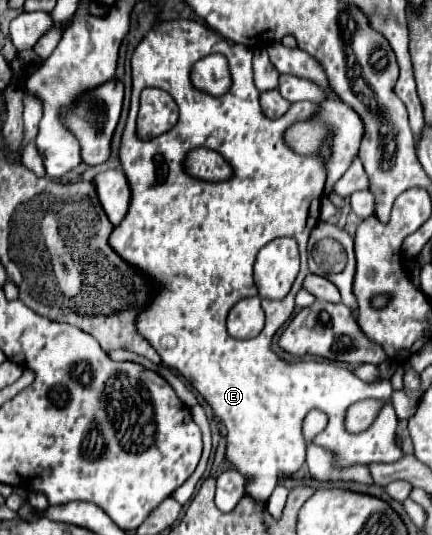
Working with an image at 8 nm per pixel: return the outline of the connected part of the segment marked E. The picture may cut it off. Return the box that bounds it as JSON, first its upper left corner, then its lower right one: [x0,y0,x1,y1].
[109,19,405,501]

